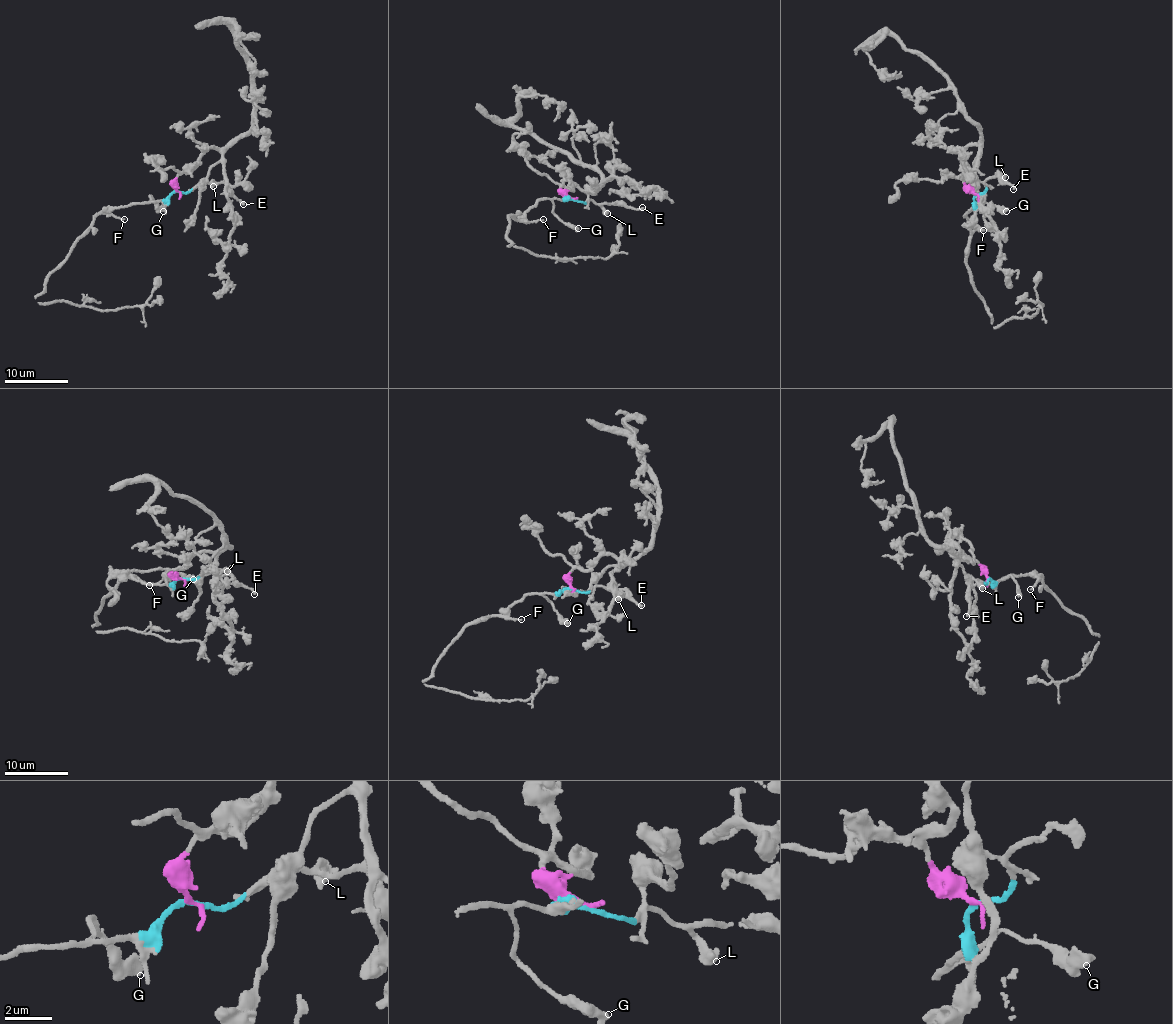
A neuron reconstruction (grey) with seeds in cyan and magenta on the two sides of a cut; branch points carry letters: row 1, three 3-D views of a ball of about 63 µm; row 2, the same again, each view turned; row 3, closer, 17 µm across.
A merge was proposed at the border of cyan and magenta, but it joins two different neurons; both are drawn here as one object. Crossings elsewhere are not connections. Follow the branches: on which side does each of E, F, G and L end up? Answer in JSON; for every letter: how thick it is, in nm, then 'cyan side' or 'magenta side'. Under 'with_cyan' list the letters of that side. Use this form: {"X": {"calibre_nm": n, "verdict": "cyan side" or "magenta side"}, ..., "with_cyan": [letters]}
{"E": {"calibre_nm": 240, "verdict": "cyan side"}, "F": {"calibre_nm": 120, "verdict": "cyan side"}, "G": {"calibre_nm": 460, "verdict": "cyan side"}, "L": {"calibre_nm": 550, "verdict": "cyan side"}, "with_cyan": ["E", "F", "G", "L"]}

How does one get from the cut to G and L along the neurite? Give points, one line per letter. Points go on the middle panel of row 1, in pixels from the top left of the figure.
G: (572, 199), (553, 200), (556, 216), (579, 228)
L: (572, 199), (593, 200), (608, 214)

